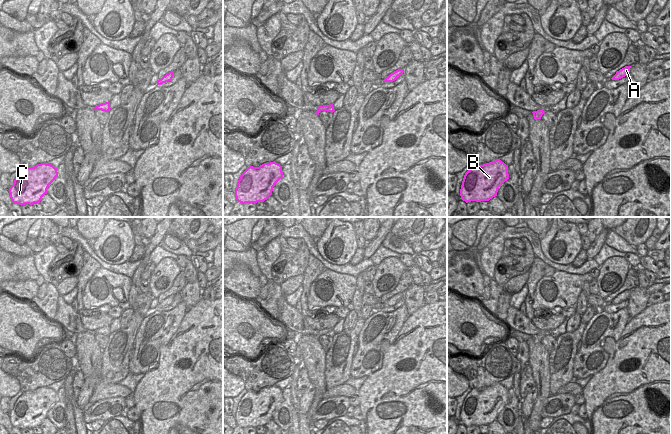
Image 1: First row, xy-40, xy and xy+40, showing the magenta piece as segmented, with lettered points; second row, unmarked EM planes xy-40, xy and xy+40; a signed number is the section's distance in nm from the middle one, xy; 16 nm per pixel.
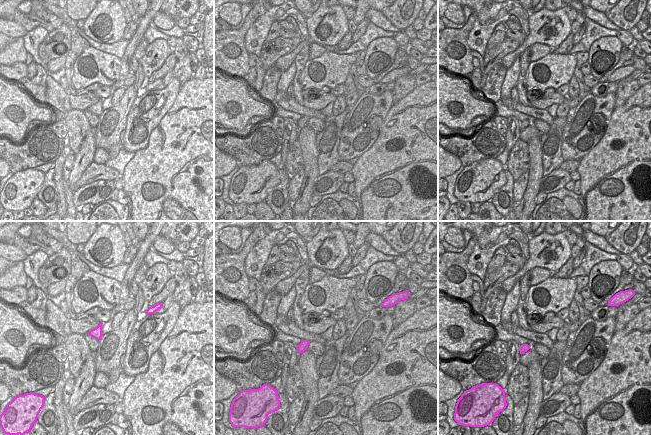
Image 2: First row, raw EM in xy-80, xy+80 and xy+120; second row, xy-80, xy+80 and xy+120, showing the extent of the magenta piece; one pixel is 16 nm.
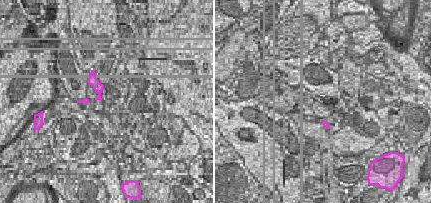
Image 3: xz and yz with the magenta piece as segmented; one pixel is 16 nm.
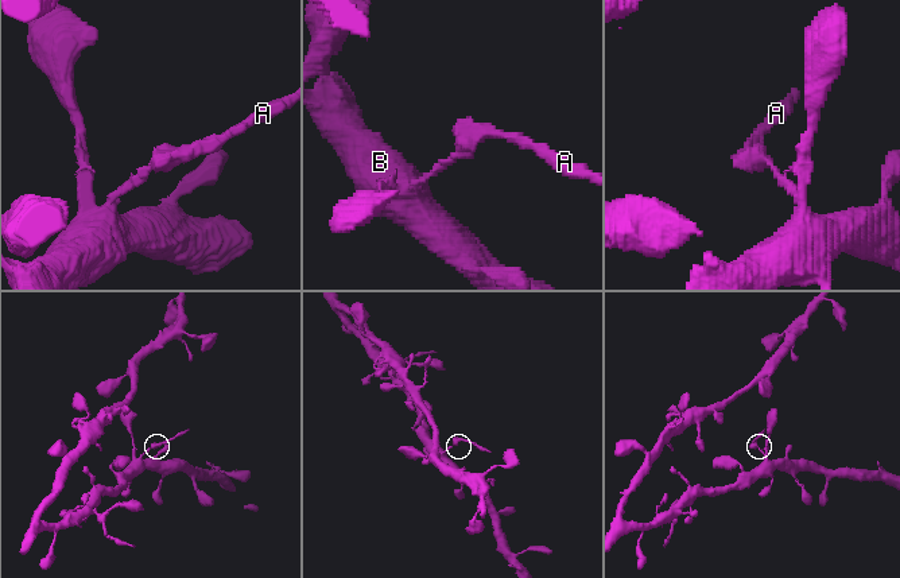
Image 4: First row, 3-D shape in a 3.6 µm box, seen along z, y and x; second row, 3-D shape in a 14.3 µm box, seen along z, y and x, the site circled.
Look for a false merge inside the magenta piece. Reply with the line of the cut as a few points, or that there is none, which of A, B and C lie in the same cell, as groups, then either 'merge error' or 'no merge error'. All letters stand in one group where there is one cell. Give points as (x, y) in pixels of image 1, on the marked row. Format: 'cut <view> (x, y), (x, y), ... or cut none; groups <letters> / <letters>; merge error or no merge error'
cut xy (317, 110), (319, 112); groups A / B C; merge error

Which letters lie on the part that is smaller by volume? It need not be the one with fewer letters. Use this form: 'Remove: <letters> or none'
Remove: A

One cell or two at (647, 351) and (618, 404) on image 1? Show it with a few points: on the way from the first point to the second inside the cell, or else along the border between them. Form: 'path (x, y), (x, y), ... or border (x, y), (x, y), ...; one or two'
path (647, 364), (647, 375), (631, 391); one

